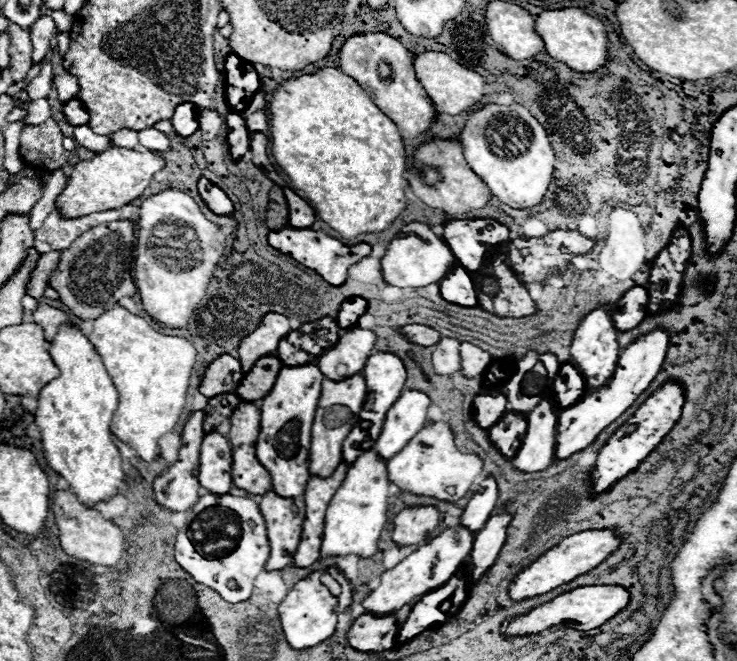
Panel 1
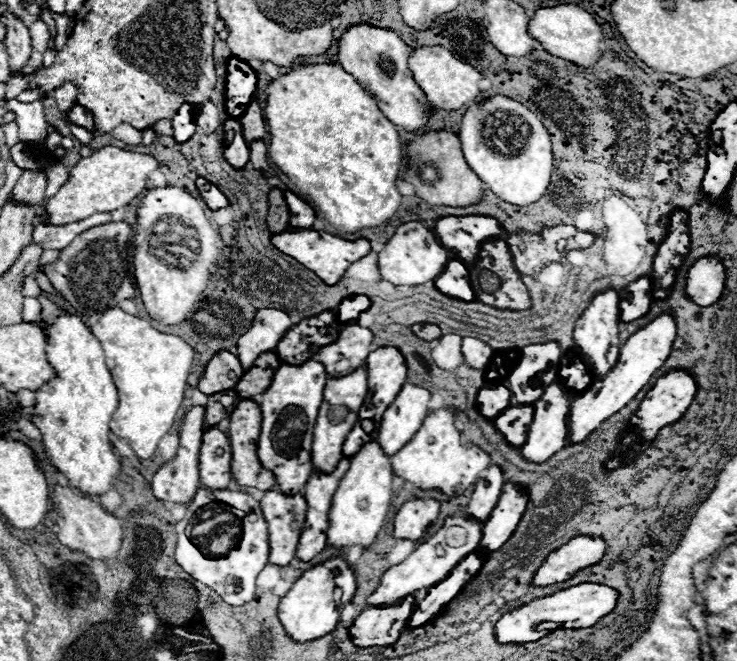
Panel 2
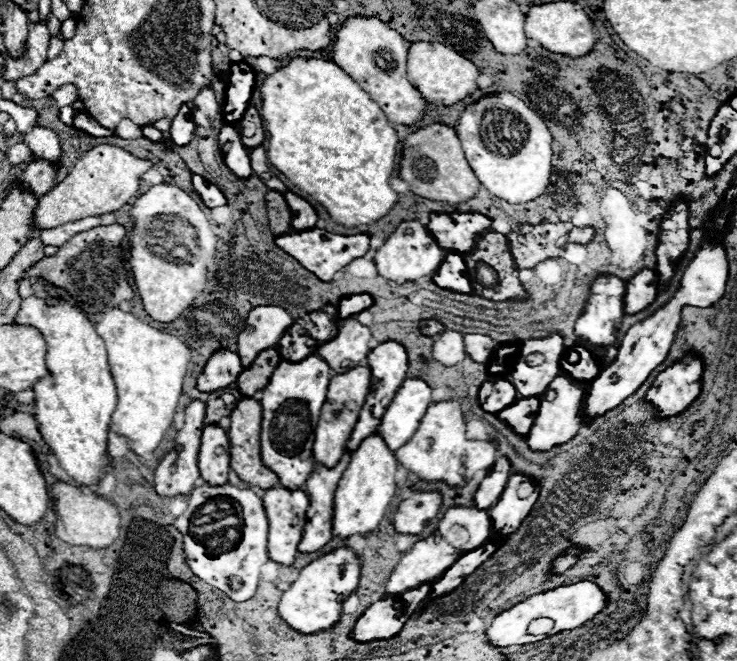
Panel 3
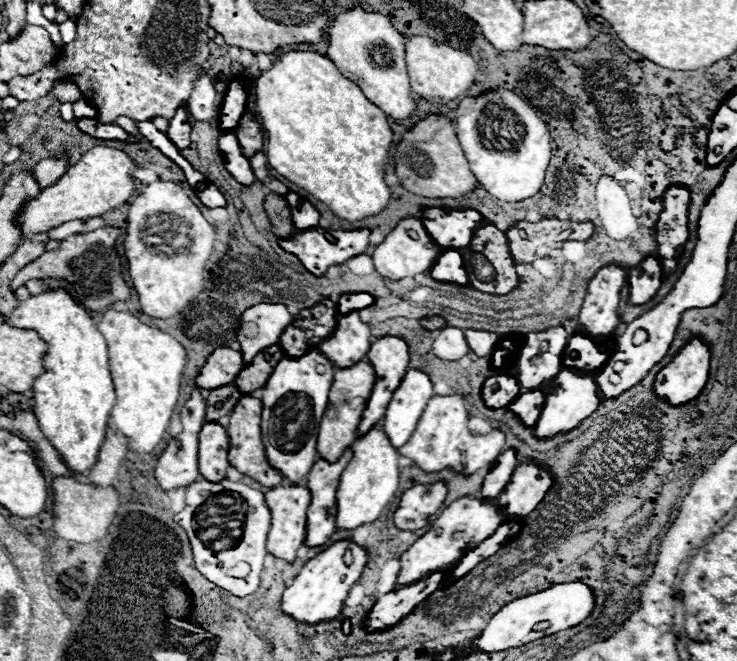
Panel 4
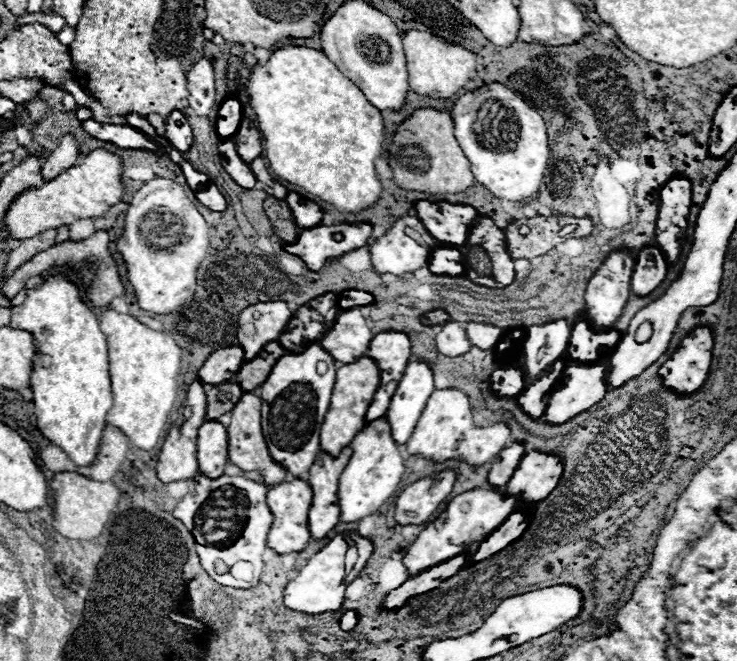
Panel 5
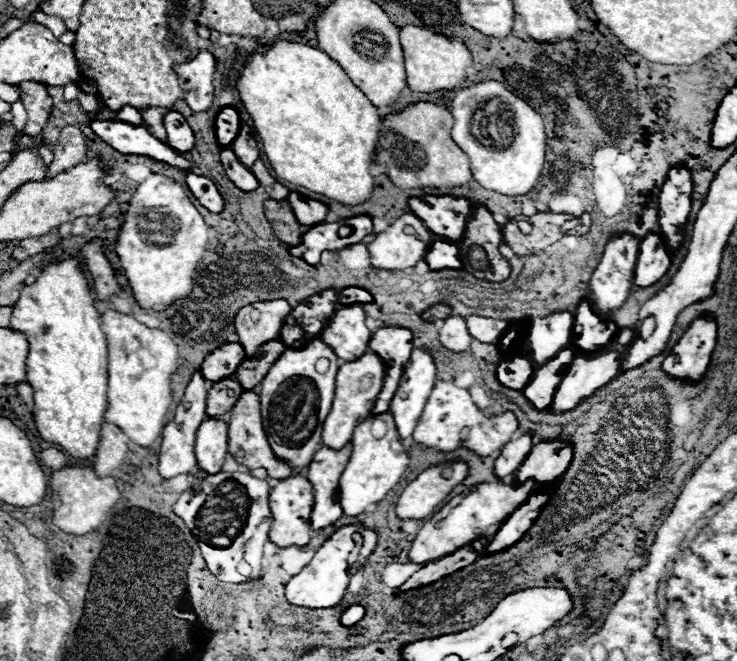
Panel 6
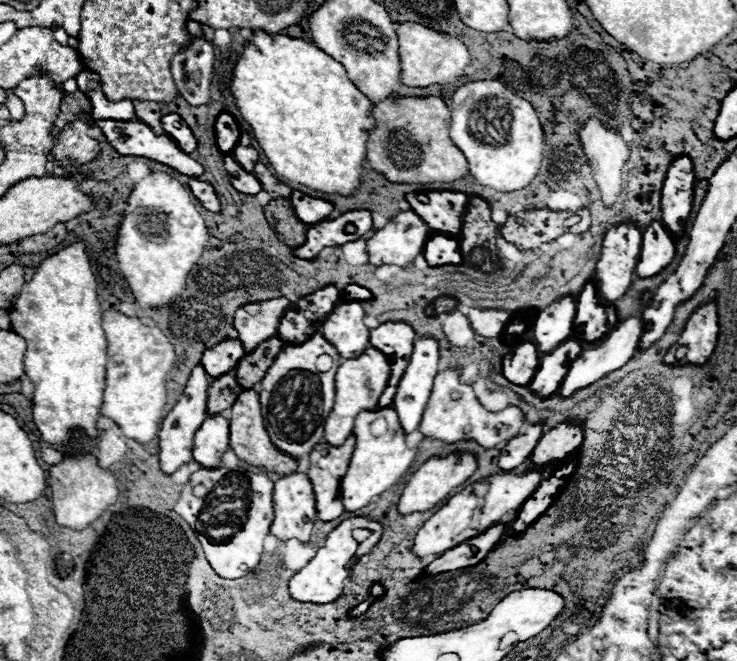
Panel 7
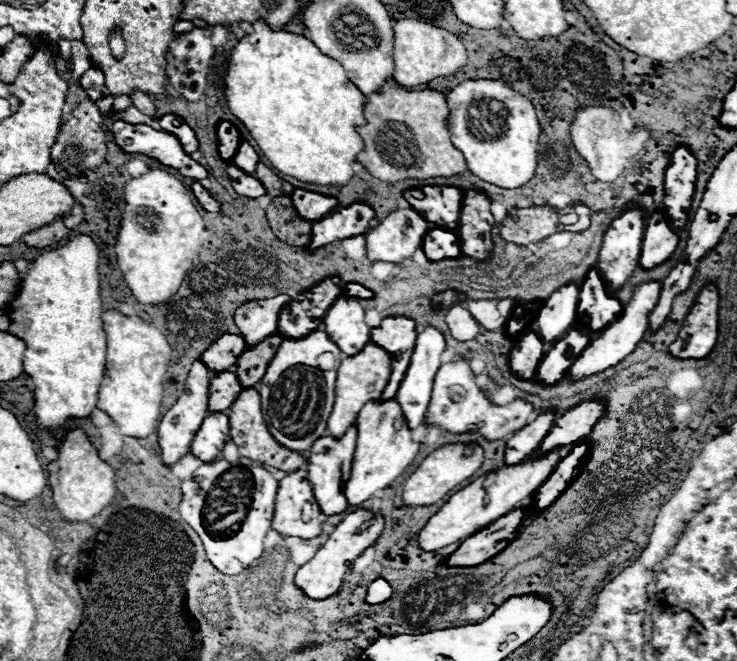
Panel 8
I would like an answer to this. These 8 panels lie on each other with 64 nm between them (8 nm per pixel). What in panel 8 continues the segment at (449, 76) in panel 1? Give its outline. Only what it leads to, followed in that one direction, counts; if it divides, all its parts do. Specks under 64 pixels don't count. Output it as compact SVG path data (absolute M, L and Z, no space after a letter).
M394 20L394 78L402 86L426 84L434 78L454 76L468 62L464 44L452 36L448 30L436 28L420 20Z

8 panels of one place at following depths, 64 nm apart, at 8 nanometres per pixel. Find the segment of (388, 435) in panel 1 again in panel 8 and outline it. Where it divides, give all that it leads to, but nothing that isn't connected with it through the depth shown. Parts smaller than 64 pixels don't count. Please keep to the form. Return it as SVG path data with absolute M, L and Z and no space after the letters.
M426 328L424 332L418 334L416 338L416 346L414 346L414 352L412 352L412 360L410 360L410 366L406 370L406 376L398 388L398 394L396 394L396 402L400 402L400 408L402 408L402 416L404 416L404 422L406 426L412 430L412 428L418 428L424 420L424 414L426 414L426 408L430 404L430 394L432 394L432 384L434 384L434 376L440 368L440 356L446 348L446 342L444 342L444 336L434 330L434 328Z

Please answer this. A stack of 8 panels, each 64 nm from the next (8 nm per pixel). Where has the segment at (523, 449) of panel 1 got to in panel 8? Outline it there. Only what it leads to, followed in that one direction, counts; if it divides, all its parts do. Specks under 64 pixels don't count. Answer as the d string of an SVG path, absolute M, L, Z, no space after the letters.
M648 282L648 284L636 286L628 308L624 308L624 312L612 324L608 324L608 328L604 328L604 332L600 332L600 336L594 336L592 342L588 342L588 346L584 348L584 352L576 358L576 362L572 362L570 380L580 380L586 376L592 376L596 372L602 372L602 370L622 362L638 346L642 336L646 334L648 312L654 308L658 296L660 296L660 282Z

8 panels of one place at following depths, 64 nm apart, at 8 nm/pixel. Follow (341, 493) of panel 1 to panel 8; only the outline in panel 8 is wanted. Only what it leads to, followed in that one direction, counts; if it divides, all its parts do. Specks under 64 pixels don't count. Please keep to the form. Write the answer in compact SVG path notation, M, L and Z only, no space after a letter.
M376 400L360 410L356 418L358 442L354 450L352 474L344 484L344 496L348 500L348 506L360 506L362 502L370 500L370 496L374 496L378 490L390 486L416 458L420 444L414 444L410 440L410 432L396 432L394 422L398 418L402 418L402 410L396 400L386 400L386 402Z

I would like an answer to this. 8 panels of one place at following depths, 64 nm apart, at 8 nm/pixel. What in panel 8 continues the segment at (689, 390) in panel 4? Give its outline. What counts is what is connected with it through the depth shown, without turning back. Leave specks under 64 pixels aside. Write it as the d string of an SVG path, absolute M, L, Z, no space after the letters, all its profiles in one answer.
M708 284L696 298L692 312L684 318L682 330L676 342L670 346L670 354L680 360L686 358L700 360L714 350L716 338L718 338L716 286Z

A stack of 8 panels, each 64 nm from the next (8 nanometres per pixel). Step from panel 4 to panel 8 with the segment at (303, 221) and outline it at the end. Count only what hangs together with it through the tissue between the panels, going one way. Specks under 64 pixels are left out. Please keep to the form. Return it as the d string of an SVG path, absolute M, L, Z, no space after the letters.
M296 188L290 198L292 198L296 212L304 216L304 220L320 220L322 216L326 216L328 212L332 212L338 206L336 198L328 198L316 192L306 192L300 188Z

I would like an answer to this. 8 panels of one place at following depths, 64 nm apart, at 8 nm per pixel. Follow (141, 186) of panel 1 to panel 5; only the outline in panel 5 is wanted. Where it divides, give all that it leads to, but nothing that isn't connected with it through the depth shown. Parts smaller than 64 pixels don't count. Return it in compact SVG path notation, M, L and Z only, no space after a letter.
M96 148L78 166L68 168L56 180L46 182L40 190L28 190L20 194L6 214L6 226L12 232L12 238L32 238L44 230L60 228L80 218L96 218L108 212L124 198L122 164L124 162L118 154Z

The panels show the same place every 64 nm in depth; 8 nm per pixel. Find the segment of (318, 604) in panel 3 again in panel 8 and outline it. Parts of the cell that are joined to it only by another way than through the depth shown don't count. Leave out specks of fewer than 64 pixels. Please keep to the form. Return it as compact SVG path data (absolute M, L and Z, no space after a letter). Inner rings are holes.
M356 510L352 514L348 514L336 528L334 532L328 536L326 544L314 554L314 558L304 564L298 572L296 572L296 578L294 578L294 584L312 600L324 600L324 598L330 598L334 596L340 586L342 586L342 580L344 580L344 574L346 570L352 566L352 562L370 546L374 546L374 542L380 538L384 530L384 518L380 514L372 514L368 510ZM362 524L368 526L368 530L364 534L356 534L356 528L360 528Z

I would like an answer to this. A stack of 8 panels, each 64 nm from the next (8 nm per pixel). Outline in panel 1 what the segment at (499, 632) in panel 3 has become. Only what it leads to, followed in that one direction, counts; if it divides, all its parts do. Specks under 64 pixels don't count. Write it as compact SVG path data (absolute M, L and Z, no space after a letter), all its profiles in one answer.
M580 586L572 592L566 592L558 598L554 598L552 602L534 608L532 612L528 612L526 616L516 616L510 622L504 624L502 632L506 636L520 636L520 634L536 634L542 632L554 624L564 622L570 628L576 630L594 630L600 628L602 624L606 624L612 616L616 616L622 608L626 608L630 602L630 592L624 586Z

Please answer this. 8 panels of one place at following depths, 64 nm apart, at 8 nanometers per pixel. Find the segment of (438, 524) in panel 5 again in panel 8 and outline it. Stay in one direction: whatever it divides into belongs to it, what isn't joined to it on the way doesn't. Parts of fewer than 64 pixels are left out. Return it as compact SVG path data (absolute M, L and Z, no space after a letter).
M550 452L544 458L528 458L526 462L520 462L516 466L504 466L496 472L490 472L486 476L476 478L472 484L458 490L420 530L418 534L418 546L424 552L436 552L448 544L454 544L458 540L464 540L468 536L474 536L488 524L496 522L498 518L510 514L516 508L526 508L532 500L532 494L548 480L548 476L554 472L554 468L560 462L558 452Z

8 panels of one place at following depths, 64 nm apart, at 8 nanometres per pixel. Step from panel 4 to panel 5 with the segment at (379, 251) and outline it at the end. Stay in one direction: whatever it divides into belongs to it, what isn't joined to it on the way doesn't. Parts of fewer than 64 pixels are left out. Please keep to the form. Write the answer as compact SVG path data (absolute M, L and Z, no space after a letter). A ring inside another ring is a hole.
M402 216L382 238L378 238L370 246L370 256L372 256L372 264L374 264L376 272L402 276L406 272L416 272L418 268L428 266L428 260L430 260L430 254L434 248L436 248L436 240L428 234L424 224L416 216ZM408 228L414 230L412 236L406 234Z

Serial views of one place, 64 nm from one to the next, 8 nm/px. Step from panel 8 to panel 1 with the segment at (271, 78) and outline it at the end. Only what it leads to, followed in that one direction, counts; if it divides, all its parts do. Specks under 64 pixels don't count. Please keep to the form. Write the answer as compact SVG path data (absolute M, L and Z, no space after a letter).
M322 68L318 70L316 74L304 74L300 78L294 78L294 80L288 80L284 84L278 86L278 90L274 92L272 96L272 102L270 102L270 136L272 136L272 156L274 160L282 166L282 170L290 176L292 180L292 188L308 200L308 204L312 204L314 212L336 232L340 232L342 238L346 240L352 240L360 234L376 234L376 232L384 232L386 228L390 228L390 224L406 210L406 186L408 186L408 180L406 180L406 170L408 170L408 164L406 164L406 150L404 150L404 144L402 144L402 136L398 132L398 126L372 102L372 98L356 84L354 78L346 76L344 72L340 72L338 68Z

